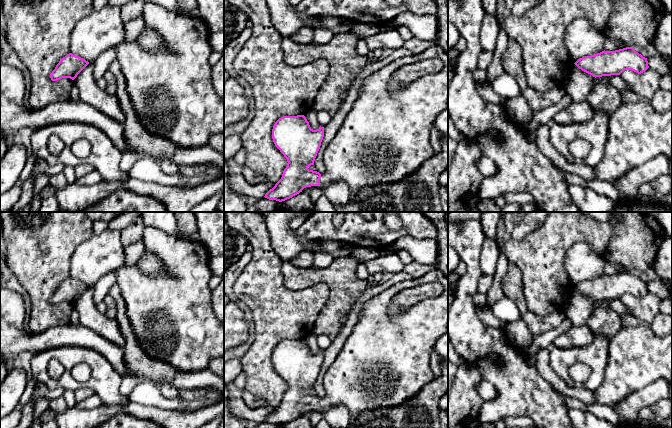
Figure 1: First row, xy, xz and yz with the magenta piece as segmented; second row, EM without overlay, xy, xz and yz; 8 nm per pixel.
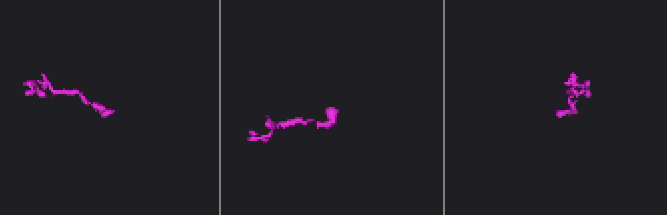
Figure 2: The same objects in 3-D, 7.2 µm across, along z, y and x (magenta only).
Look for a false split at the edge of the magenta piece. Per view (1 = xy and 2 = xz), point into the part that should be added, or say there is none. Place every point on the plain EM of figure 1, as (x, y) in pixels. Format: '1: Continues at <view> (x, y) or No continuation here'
1: No continuation here
2: Continues at xz (384, 362)

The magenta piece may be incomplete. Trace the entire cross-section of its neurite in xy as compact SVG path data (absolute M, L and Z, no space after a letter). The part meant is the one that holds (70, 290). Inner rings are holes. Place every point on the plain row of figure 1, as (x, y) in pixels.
M69 277L60 283L59 287L50 298L50 302L52 305L57 305L62 302L74 304L88 288L89 286L85 283Z

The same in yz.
M626 271L615 275L602 275L585 280L574 287L582 295L593 301L620 299L624 294L632 294L638 298L645 296L649 290L647 282Z

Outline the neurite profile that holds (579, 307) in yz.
M575 288L567 302L565 314L574 326L582 326L591 318L595 301L582 295Z

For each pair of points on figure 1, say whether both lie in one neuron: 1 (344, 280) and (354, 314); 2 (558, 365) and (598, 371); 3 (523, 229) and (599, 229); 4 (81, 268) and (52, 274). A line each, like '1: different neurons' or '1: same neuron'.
1: different neurons
2: same neuron
3: different neurons
4: different neurons

